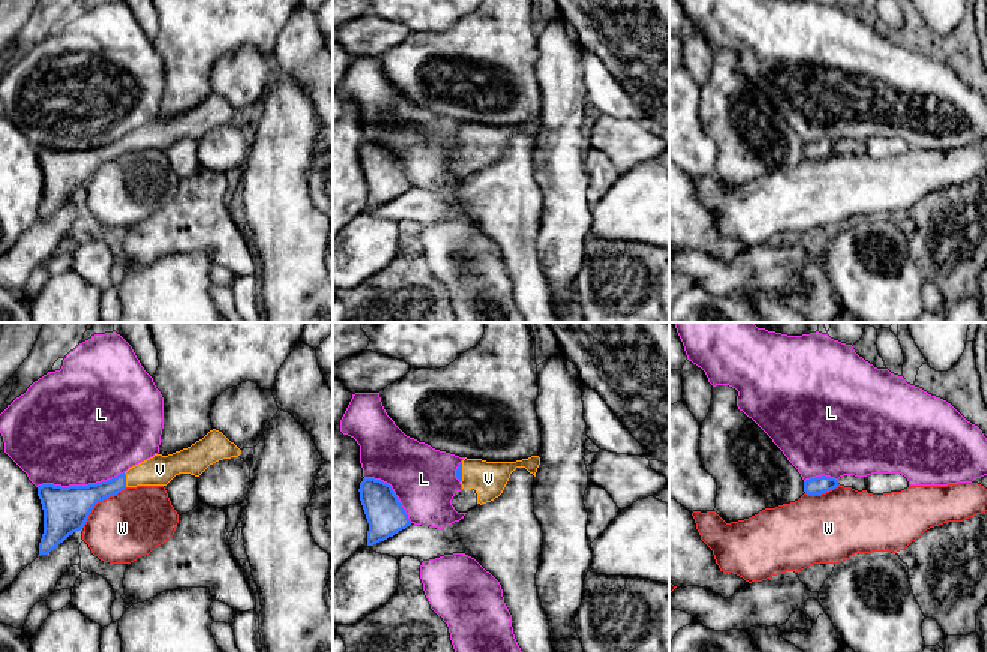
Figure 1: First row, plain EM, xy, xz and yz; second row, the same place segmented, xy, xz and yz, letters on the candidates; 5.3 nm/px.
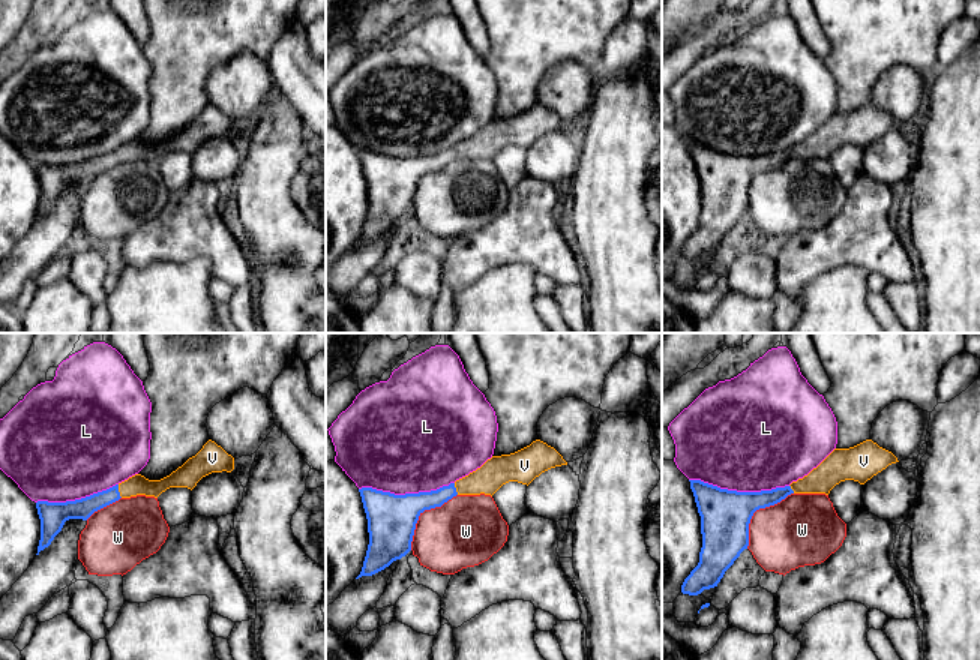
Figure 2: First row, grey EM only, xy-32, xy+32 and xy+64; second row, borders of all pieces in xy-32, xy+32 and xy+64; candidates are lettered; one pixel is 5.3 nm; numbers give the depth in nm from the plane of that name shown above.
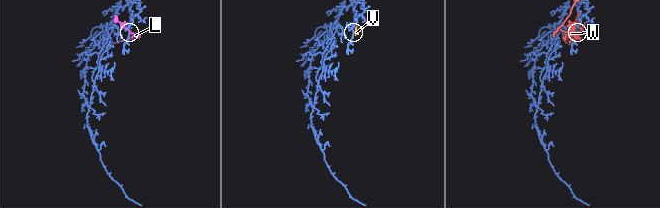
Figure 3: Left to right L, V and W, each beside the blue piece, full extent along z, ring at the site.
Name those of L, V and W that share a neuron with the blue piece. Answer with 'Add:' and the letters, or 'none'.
Add: V

